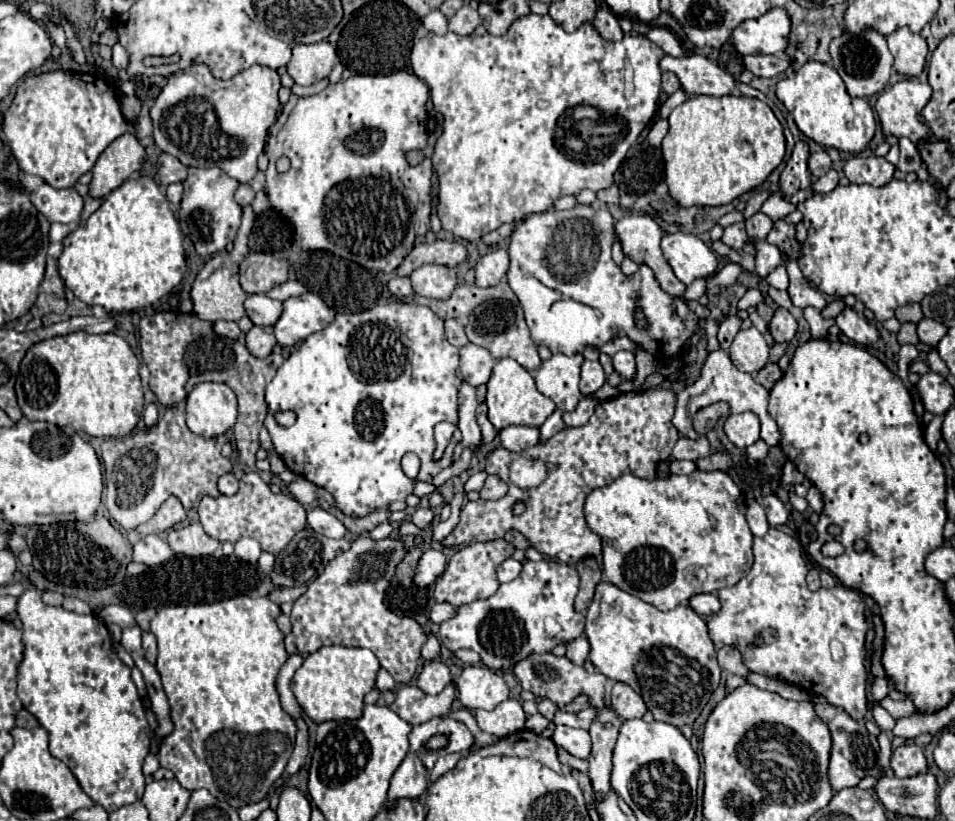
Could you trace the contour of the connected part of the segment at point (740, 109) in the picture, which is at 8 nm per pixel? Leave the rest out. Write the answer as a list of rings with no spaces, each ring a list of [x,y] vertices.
[[[695,96],[669,116],[669,132],[661,144],[665,182],[681,206],[723,206],[761,186],[783,162],[785,136],[773,110],[749,96]]]

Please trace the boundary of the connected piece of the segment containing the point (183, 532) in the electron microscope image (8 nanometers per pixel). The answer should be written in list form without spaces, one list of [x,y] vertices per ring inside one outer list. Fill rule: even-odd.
[[[189,524],[179,530],[169,530],[169,546],[175,554],[211,556],[221,544],[205,534],[201,524]]]

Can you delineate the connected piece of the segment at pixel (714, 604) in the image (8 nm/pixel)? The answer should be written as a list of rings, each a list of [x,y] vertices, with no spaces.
[[[697,594],[689,600],[689,604],[699,616],[711,616],[711,614],[719,612],[719,608],[721,608],[715,594]]]

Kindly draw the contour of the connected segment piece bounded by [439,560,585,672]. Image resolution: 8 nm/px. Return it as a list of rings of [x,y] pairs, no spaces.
[[[541,560],[523,564],[519,578],[501,584],[499,590],[473,604],[459,608],[457,616],[441,622],[441,644],[457,652],[461,648],[475,650],[481,662],[493,670],[511,670],[513,664],[539,652],[551,652],[557,644],[567,644],[583,636],[585,616],[575,612],[573,600],[579,592],[579,574],[573,566]]]

